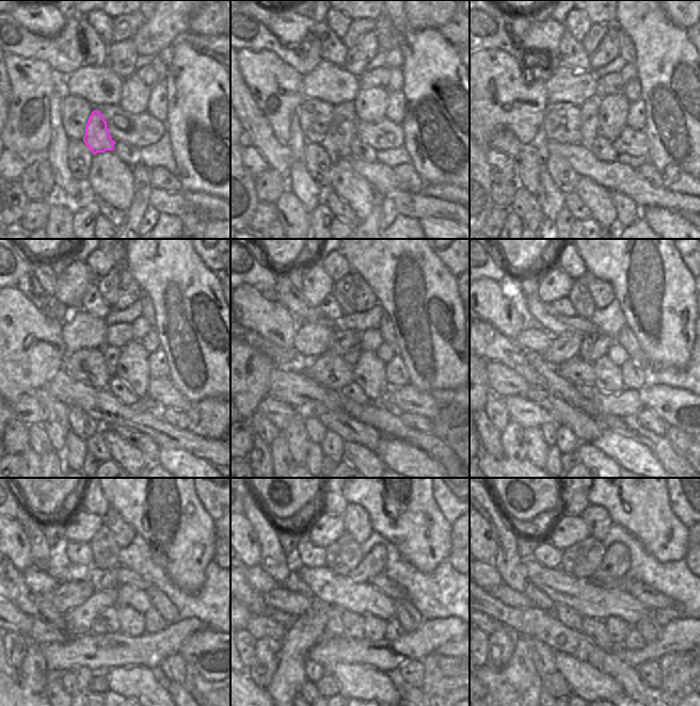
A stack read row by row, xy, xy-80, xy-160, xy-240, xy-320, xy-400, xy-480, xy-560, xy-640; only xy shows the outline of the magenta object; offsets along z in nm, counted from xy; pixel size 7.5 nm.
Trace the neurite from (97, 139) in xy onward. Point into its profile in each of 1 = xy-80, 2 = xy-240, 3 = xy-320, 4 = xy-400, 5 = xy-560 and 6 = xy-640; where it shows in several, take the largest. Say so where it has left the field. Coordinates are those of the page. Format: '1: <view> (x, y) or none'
1: xy-80 (343, 130)
2: xy-240 (111, 354)
3: xy-320 (350, 357)
4: xy-400 (588, 341)
5: xy-560 (374, 563)
6: xy-640 (616, 564)

